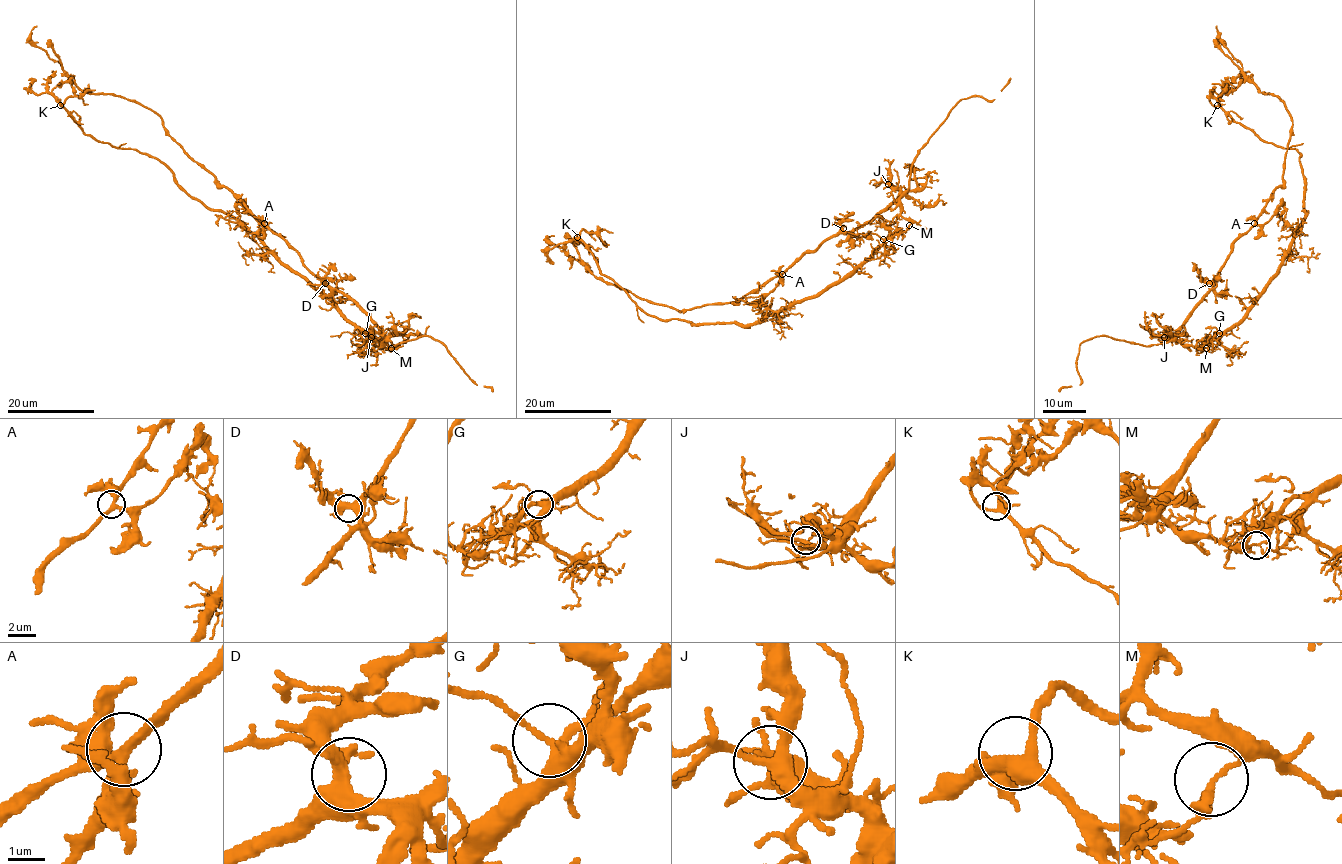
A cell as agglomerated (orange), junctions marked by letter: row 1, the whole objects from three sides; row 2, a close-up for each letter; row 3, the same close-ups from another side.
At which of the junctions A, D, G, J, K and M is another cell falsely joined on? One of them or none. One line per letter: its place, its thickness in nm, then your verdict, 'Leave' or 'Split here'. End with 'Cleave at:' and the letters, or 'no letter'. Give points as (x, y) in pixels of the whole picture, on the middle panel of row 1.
A: Place: (782, 274). Thickness 280 nm. Leave
D: Place: (843, 228). Thickness 400 nm. Leave
G: Place: (883, 239). Thickness 300 nm. Leave
J: Place: (888, 184). Thickness 320 nm. Leave
K: Place: (577, 237). Thickness 380 nm. Leave
M: Place: (909, 225). Thickness 140 nm. Split here
Cleave at: M

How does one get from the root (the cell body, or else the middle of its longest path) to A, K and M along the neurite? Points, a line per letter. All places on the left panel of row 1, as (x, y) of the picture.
A: (286, 264), (238, 220), (237, 206), (240, 205), (260, 224), (264, 223)
K: (286, 264), (238, 221), (191, 197), (156, 158), (86, 135), (60, 105)
M: (286, 264), (306, 276), (378, 347), (384, 350), (391, 348)

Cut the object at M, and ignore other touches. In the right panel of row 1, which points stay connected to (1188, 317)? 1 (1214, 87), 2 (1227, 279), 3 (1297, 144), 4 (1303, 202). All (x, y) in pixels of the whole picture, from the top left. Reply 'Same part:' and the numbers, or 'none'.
Same part: 2

